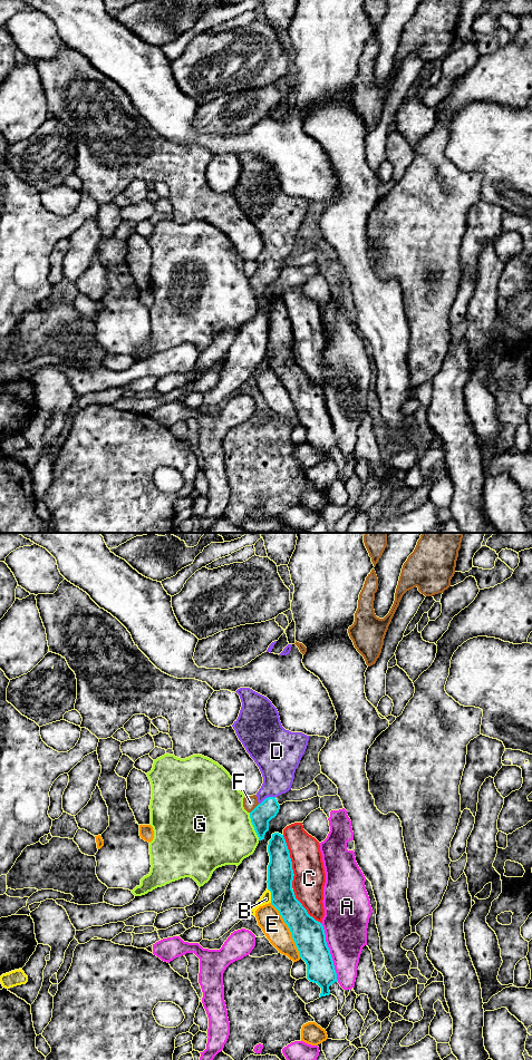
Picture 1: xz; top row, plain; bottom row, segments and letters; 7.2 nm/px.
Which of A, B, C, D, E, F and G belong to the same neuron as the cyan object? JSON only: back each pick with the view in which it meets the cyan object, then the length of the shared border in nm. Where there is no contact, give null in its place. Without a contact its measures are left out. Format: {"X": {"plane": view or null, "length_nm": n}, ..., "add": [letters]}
{"D": {"plane": "xz", "length_nm": 130}, "add": ["D"]}

